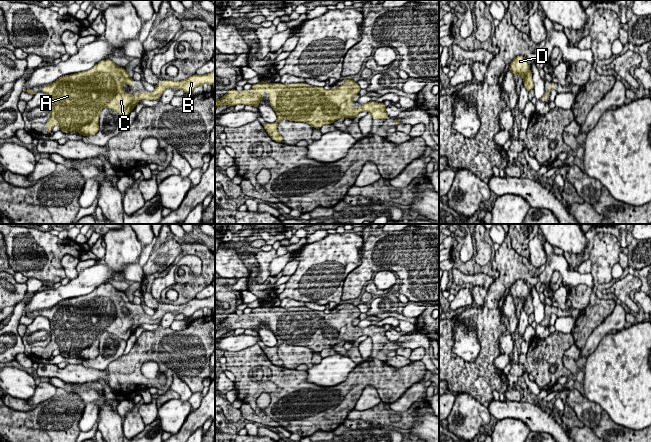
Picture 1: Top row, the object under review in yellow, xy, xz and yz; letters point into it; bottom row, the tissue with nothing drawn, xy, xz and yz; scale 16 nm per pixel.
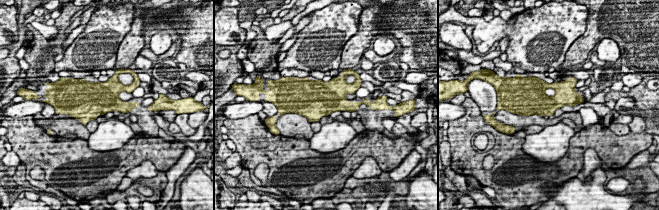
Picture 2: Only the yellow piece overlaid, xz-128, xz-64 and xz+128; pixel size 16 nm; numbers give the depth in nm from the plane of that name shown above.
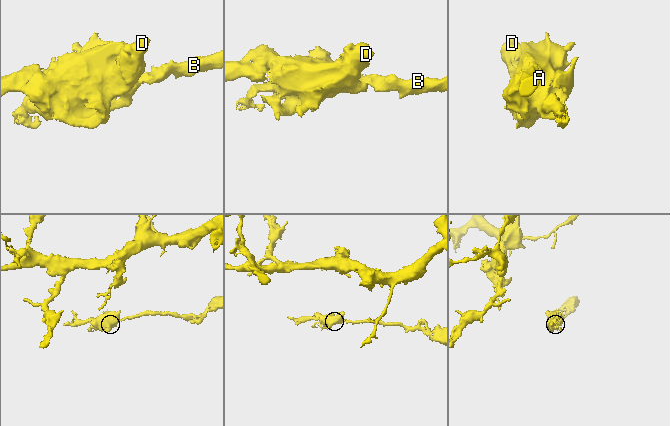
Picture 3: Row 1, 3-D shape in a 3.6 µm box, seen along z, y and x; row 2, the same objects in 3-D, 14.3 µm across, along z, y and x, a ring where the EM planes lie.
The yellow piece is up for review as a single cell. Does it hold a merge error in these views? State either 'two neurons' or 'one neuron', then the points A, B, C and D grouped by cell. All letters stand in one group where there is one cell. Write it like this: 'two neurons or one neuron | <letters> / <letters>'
one neuron | A B C D

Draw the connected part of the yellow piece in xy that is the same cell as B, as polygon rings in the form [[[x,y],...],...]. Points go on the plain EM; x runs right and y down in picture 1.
[[[110,283],[102,284],[87,295],[82,295],[60,301],[52,308],[42,312],[42,316],[50,321],[51,331],[49,333],[50,342],[47,345],[46,352],[48,356],[54,350],[59,350],[61,355],[77,355],[79,359],[92,360],[99,355],[99,340],[104,331],[118,336],[127,341],[134,333],[140,322],[146,324],[158,324],[166,313],[178,312],[186,317],[192,317],[197,310],[203,310],[205,307],[215,309],[215,294],[204,299],[194,298],[181,305],[172,305],[167,303],[164,306],[158,306],[152,317],[146,318],[142,314],[139,318],[126,318],[123,308],[132,309],[133,303],[125,292],[117,290]]]

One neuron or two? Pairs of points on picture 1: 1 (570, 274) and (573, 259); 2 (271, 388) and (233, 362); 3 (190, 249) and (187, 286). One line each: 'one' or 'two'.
1: two
2: one
3: one

